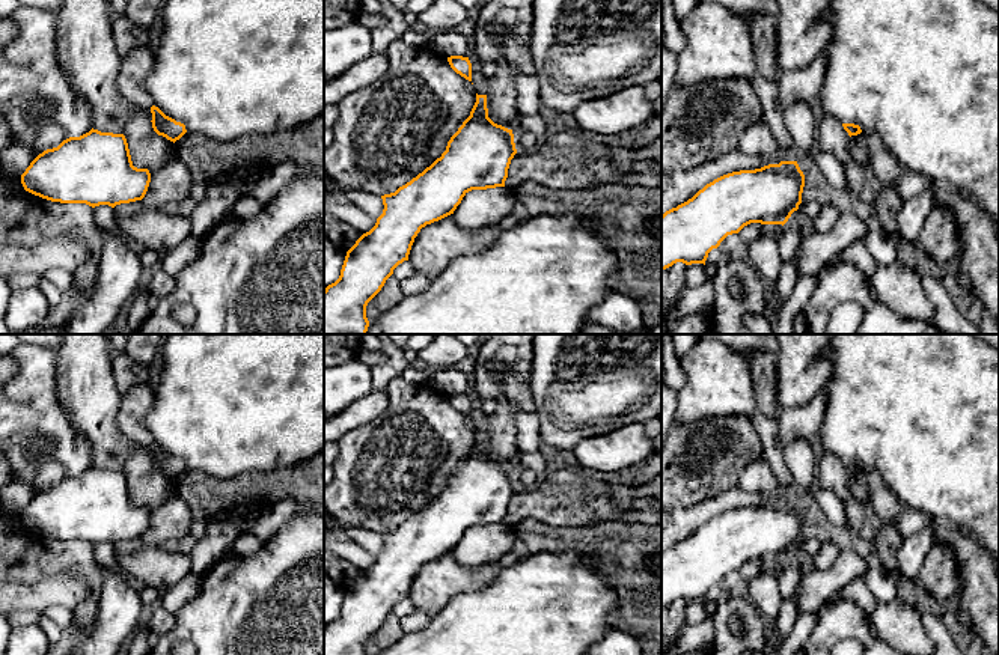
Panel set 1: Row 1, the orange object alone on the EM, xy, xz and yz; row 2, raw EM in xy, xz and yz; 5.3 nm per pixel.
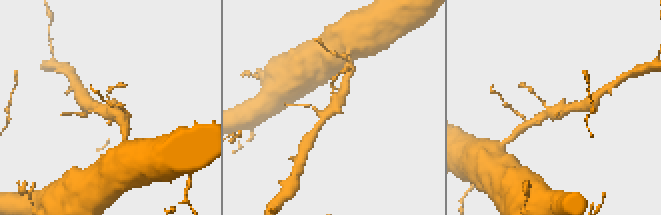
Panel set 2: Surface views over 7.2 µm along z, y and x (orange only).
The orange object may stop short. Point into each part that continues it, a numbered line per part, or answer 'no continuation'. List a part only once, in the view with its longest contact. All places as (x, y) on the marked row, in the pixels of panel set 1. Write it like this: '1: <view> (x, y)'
no continuation

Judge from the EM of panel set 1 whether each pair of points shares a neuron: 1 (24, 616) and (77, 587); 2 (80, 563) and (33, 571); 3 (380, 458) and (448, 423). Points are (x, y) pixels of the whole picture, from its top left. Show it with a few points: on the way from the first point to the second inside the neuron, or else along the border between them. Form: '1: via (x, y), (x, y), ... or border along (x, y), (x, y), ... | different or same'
1: border along (15, 609), (30, 609), (39, 615) | different
2: via (68, 563), (45, 563) | same
3: via (397, 458), (401, 458), (421, 438), (431, 438) | same

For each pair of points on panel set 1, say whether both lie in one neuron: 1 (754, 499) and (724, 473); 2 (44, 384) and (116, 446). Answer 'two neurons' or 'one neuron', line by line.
1: two neurons
2: two neurons

